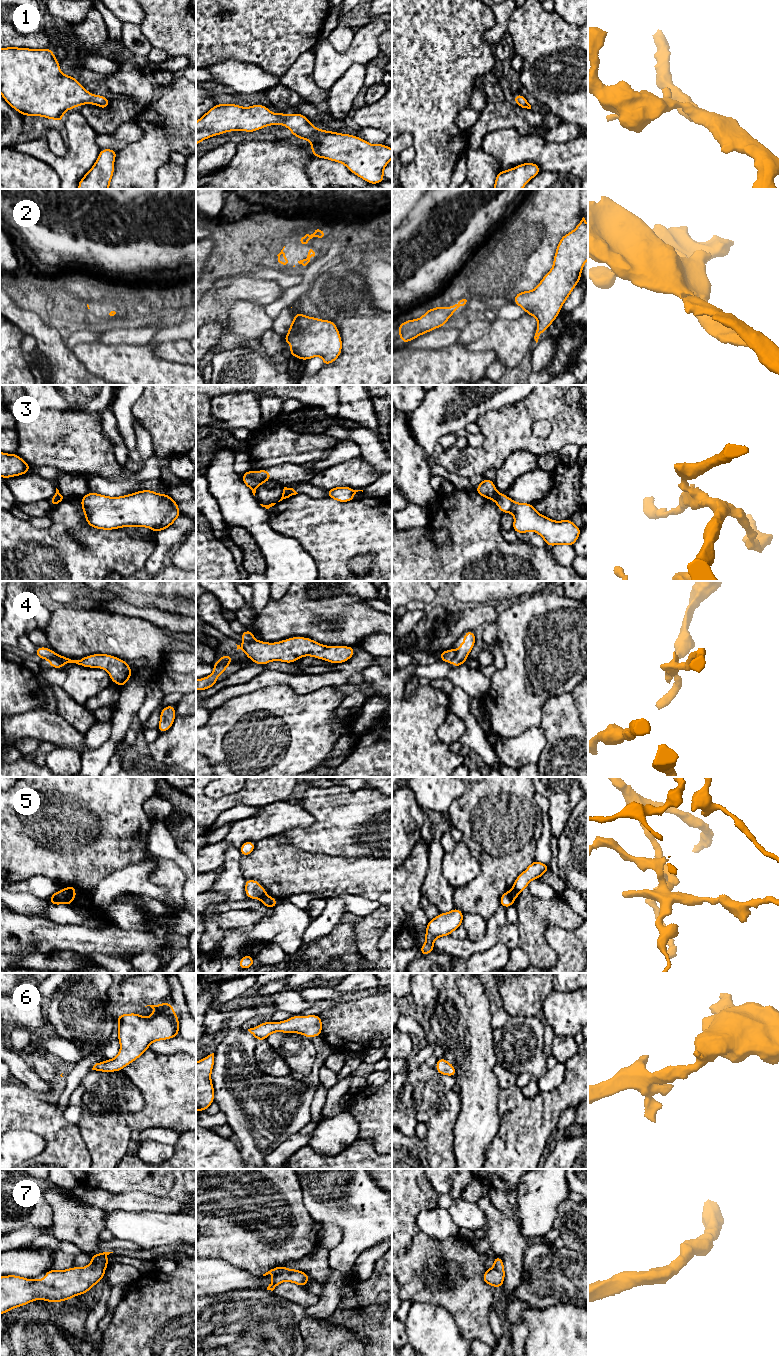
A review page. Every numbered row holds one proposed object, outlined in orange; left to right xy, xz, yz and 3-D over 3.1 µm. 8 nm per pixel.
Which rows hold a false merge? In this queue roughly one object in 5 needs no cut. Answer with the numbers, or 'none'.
3, 4, 5

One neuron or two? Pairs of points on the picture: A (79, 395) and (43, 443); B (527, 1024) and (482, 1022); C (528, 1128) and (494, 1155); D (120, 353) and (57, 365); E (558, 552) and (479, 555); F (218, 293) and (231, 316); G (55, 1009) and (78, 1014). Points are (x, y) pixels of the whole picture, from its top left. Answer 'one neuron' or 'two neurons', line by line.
A: two neurons
B: two neurons
C: one neuron
D: two neurons
E: two neurons
F: two neurons
G: one neuron

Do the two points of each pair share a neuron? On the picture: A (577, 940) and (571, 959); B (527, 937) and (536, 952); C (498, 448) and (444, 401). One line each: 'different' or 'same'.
A: same
B: same
C: different

